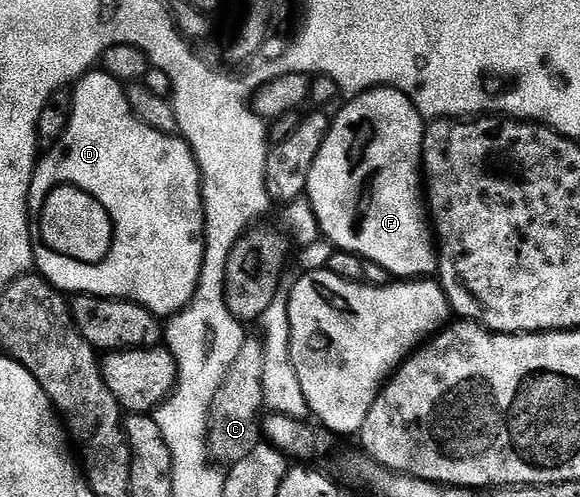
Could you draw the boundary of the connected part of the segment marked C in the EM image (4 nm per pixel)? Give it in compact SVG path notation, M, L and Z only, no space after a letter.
M245 338L241 351L230 373L226 373L224 387L219 390L212 414L208 417L208 454L217 464L231 465L242 461L250 449L262 442L262 414L264 406L264 386L262 373L266 369L264 344L259 338Z

